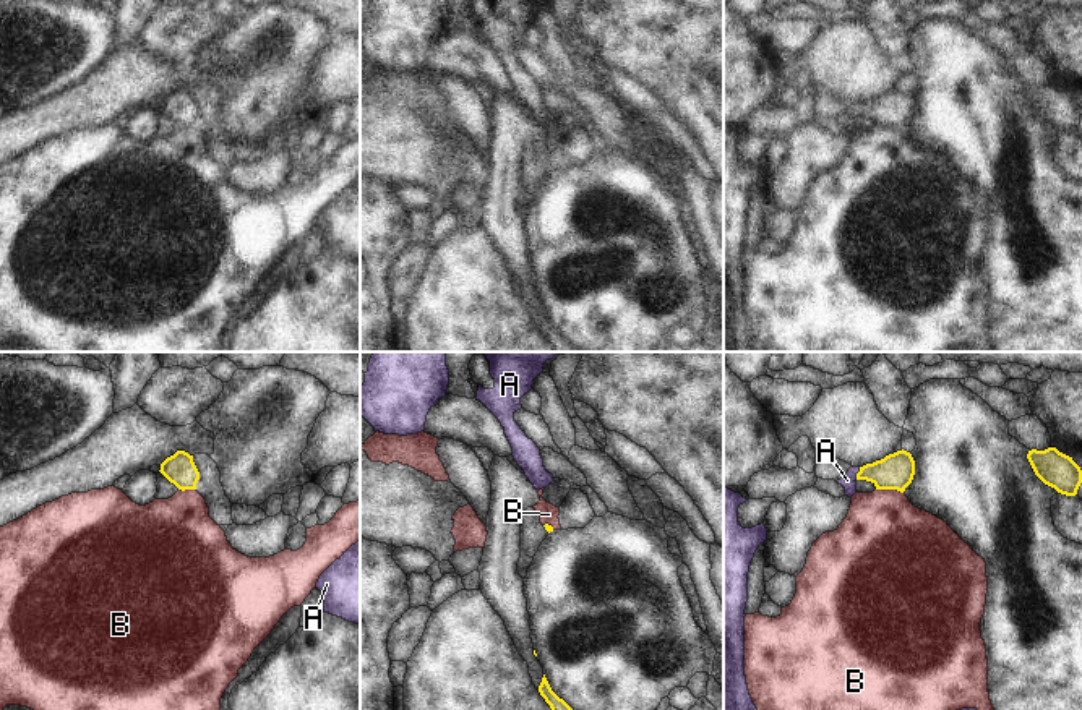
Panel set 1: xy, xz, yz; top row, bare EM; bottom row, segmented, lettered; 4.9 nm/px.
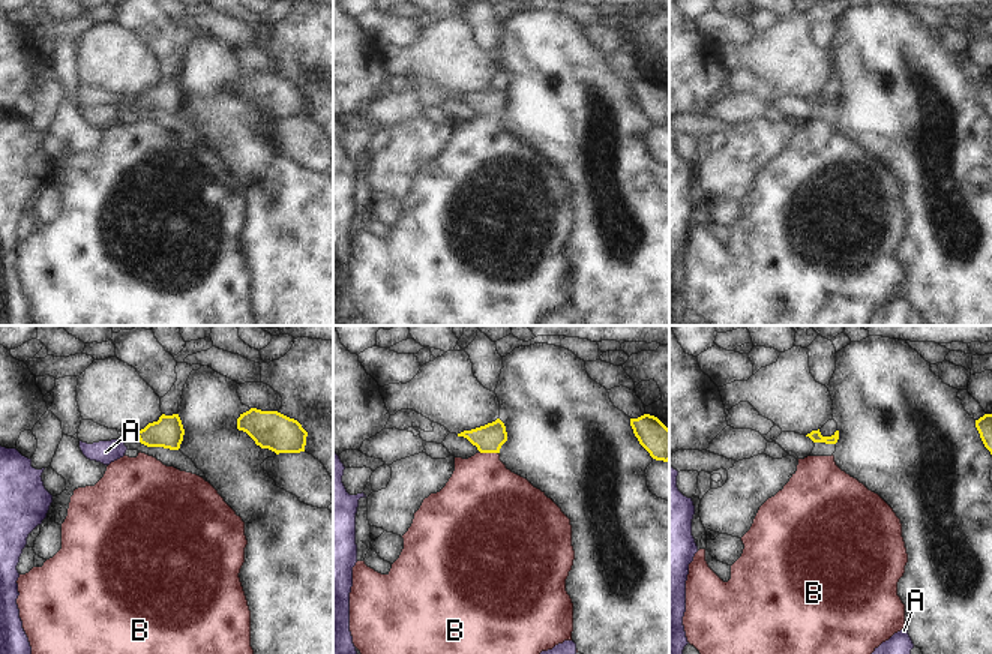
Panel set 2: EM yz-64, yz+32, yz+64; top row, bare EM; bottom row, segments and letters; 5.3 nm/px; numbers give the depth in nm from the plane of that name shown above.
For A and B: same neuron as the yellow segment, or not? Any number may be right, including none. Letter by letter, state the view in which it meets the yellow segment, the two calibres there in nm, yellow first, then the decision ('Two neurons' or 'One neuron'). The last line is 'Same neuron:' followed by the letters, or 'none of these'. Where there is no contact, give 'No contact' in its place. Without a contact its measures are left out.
A: Touches yellow in yz. Thickness 180 nm (yellow) against 70 nm. One neuron
B: Touches yellow in yz. Thickness 180 nm (yellow) against 440 nm. Two neurons
Same neuron: A

